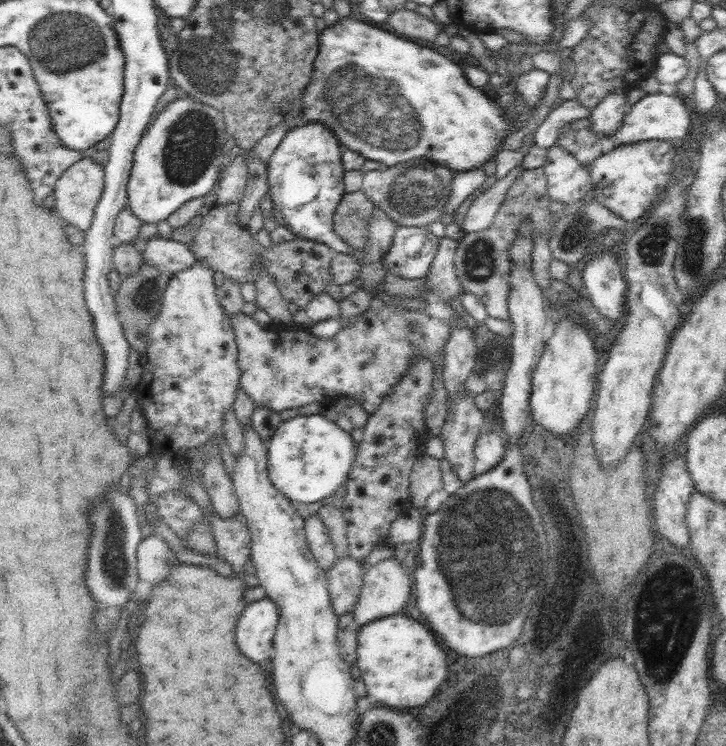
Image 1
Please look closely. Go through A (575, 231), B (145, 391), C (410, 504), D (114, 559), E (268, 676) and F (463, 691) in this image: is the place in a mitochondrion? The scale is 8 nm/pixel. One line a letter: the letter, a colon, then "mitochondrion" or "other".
A: mitochondrion
B: other
C: other
D: mitochondrion
E: other
F: mitochondrion

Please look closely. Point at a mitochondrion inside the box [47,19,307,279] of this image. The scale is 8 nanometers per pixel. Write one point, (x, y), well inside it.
(192, 142)

